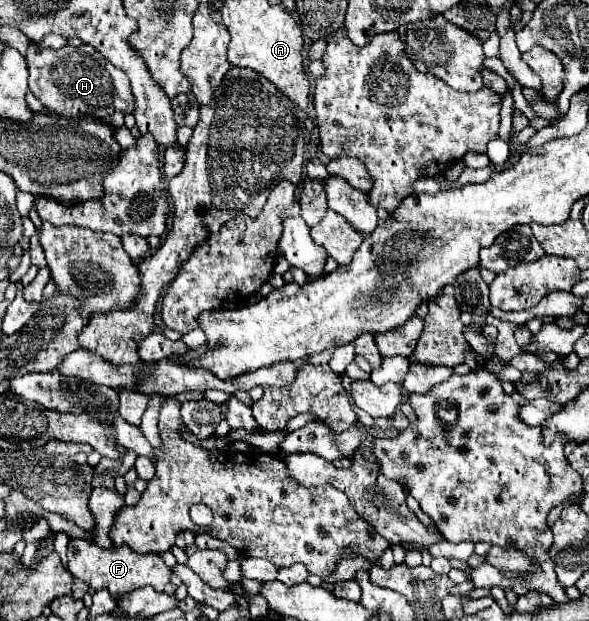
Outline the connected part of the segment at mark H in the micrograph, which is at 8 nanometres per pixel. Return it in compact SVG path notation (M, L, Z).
M29 43L25 59L29 65L29 91L57 115L95 115L99 119L109 119L115 111L133 111L133 97L127 75L117 71L117 67L101 57L99 51L95 51L91 45L65 45L61 49L49 49L39 47L39 43Z

